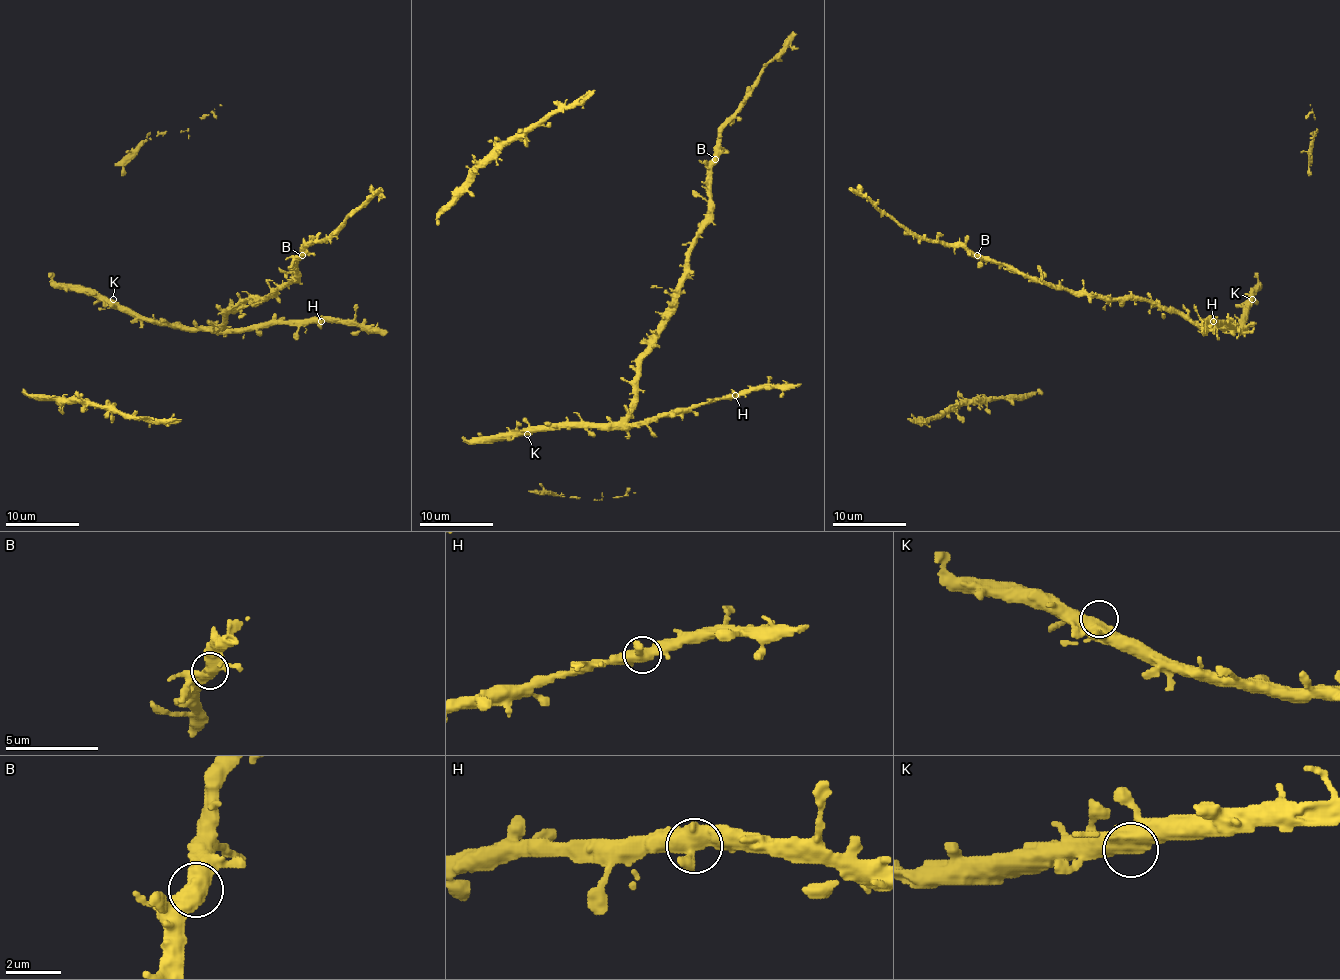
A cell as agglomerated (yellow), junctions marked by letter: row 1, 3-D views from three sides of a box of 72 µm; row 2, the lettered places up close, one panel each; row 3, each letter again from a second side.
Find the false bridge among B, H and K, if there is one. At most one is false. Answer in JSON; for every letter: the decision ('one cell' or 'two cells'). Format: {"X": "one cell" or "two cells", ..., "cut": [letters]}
{"B": "one cell", "H": "one cell", "K": "one cell", "cut": []}

